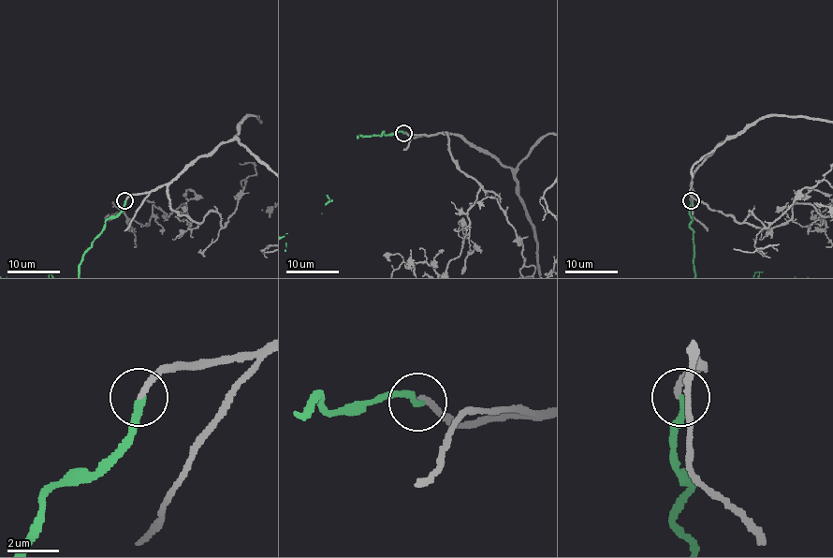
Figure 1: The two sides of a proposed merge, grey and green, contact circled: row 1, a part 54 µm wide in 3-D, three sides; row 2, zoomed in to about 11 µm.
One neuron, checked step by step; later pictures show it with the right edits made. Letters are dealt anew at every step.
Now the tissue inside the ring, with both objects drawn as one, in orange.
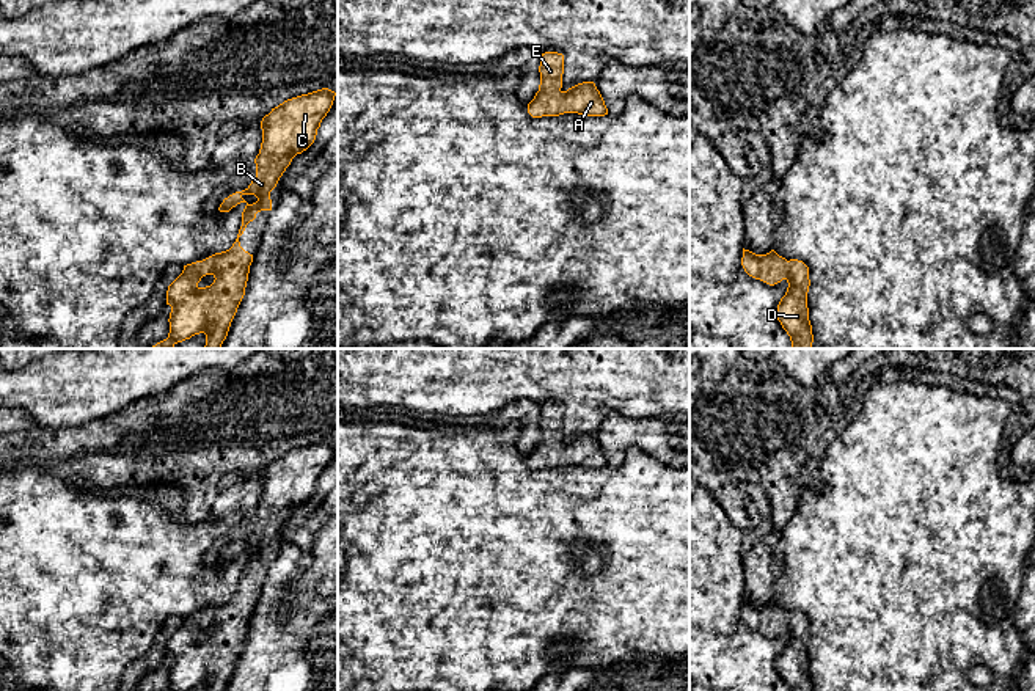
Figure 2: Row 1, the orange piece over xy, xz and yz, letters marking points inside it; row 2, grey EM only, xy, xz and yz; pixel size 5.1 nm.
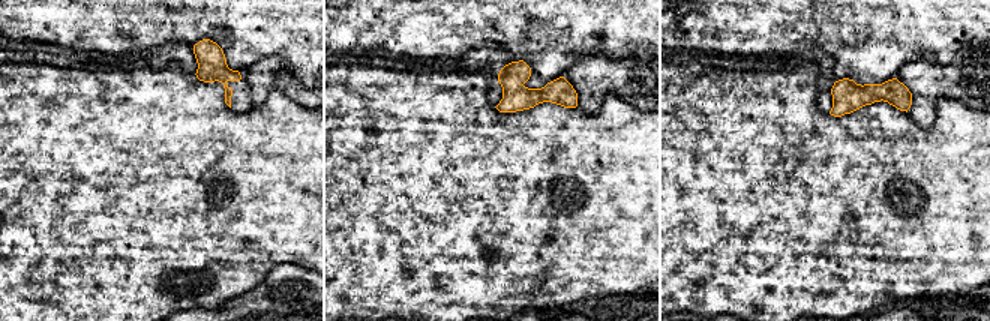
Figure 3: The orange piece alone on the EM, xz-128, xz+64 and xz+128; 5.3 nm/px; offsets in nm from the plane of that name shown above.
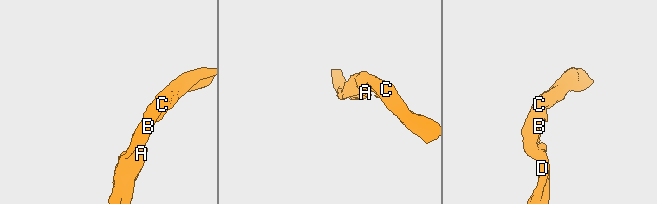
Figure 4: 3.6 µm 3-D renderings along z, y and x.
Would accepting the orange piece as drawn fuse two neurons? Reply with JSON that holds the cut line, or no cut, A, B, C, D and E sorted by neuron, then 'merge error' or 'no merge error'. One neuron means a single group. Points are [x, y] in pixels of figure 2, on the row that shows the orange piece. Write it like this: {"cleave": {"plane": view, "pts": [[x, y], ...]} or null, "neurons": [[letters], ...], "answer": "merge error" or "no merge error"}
{"cleave": null, "neurons": [["A", "B", "C", "D", "E"]], "answer": "no merge error"}

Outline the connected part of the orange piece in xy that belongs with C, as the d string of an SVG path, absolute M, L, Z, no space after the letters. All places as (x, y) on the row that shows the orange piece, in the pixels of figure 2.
M322 88L284 101L261 121L262 143L254 159L256 177L242 190L223 199L218 210L229 212L245 203L242 226L232 247L203 261L184 265L168 286L168 338L152 349L174 349L195 335L206 335L204 349L221 349L231 322L245 295L253 254L240 247L239 237L261 210L272 210L270 192L297 154L316 140L322 119L330 112L336 93Z

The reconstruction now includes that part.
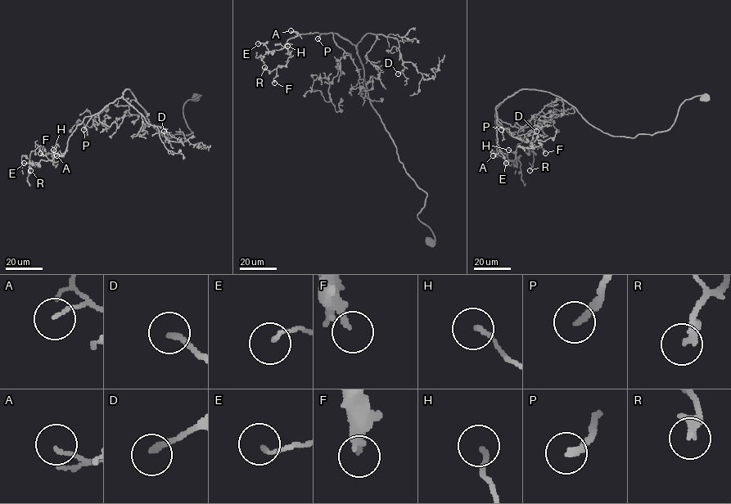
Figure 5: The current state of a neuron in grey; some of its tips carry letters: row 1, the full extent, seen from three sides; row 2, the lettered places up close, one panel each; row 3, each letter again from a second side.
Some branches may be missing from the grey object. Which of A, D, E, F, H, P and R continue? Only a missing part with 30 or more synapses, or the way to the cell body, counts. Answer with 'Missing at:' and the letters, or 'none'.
Missing at: D, P

